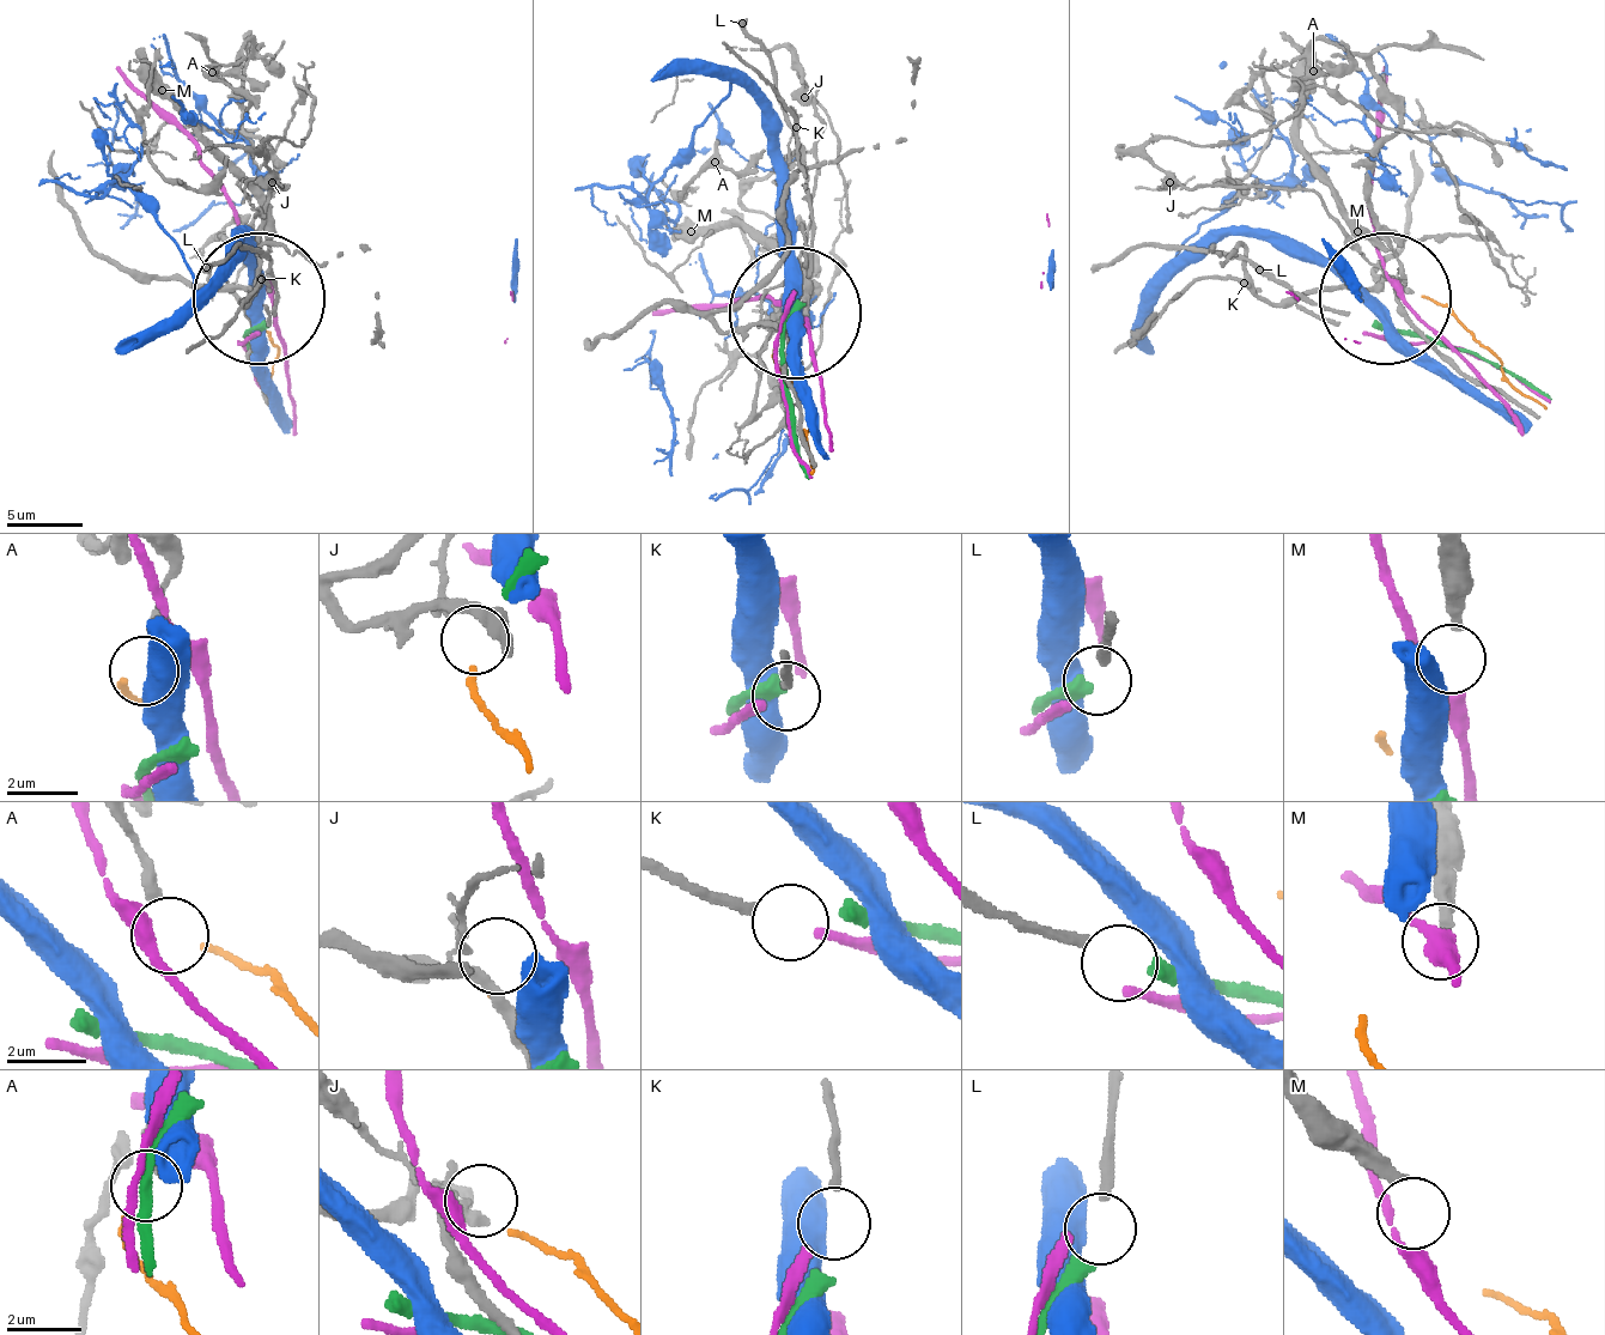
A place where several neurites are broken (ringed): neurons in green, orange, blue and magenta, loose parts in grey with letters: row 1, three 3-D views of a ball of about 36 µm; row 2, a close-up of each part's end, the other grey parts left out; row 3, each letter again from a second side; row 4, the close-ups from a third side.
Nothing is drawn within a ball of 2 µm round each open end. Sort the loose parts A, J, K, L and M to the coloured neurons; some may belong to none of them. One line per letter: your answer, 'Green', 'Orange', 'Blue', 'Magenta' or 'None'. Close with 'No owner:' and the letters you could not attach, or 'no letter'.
A: None
J: Orange
K: Magenta
L: Green
M: None
No owner: A, M

